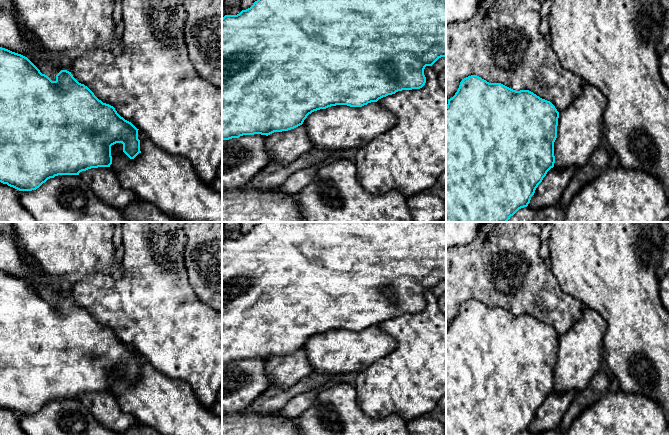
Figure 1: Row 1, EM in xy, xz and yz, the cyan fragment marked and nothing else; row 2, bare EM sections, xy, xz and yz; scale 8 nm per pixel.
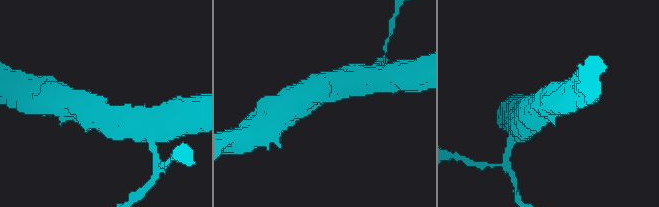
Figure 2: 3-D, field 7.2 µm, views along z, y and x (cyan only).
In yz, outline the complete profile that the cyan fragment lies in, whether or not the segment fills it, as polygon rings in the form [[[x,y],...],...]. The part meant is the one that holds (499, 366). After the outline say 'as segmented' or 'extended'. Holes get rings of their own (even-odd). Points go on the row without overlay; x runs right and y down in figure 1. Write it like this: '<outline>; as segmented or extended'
[[[477,299],[464,302],[446,330],[446,435],[518,435],[527,431],[538,409],[554,391],[558,342],[559,336],[550,325],[529,314],[516,315],[501,307],[489,307]]]; as segmented

